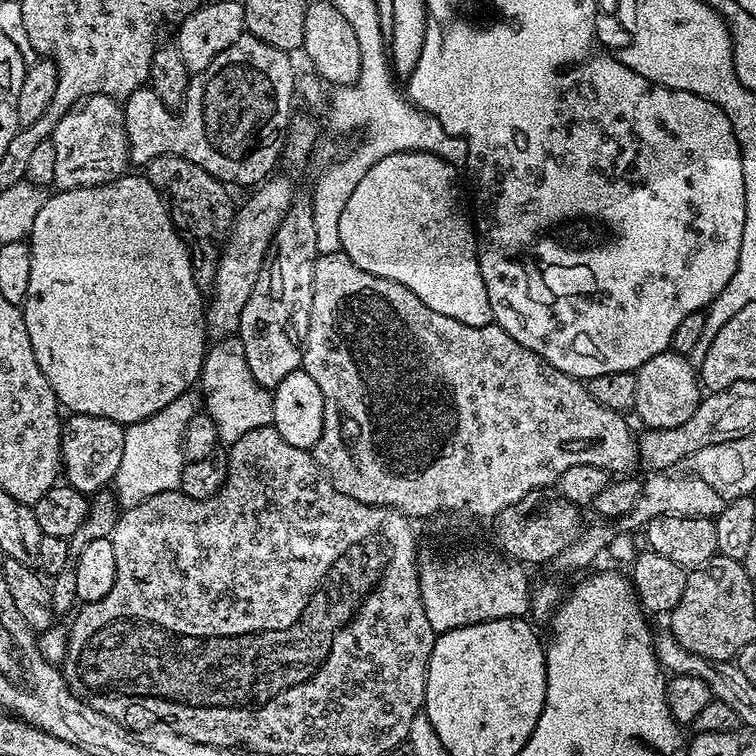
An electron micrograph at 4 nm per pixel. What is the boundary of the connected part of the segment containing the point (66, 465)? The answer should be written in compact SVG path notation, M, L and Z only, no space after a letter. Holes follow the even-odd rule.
M71 413L63 421L60 430L60 458L63 464L63 479L74 490L93 494L107 489L122 466L122 446L125 425L110 418L98 418L92 414ZM69 419L69 420L68 420Z

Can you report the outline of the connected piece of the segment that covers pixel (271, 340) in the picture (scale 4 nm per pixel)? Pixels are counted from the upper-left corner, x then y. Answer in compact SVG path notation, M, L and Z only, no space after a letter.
M296 202L274 230L261 273L242 309L238 331L250 374L269 390L304 363L304 339L310 326L317 255L312 205Z

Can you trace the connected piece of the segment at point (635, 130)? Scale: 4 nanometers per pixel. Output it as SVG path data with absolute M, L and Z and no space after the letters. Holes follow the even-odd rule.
M512 32L512 56L508 56L508 60L500 60L500 64L508 64L508 68L488 68L488 72L492 72L492 80L500 80L500 88L492 88L492 96L488 96L488 100L492 100L492 104L476 104L476 108L472 108L472 124L468 124L468 120L460 120L460 124L443 126L447 133L464 137L467 142L468 160L476 160L476 164L504 164L504 168L508 168L508 164L516 164L516 168L512 168L512 172L508 172L508 176L504 176L504 180L500 180L500 184L488 184L488 188L484 188L484 184L480 184L479 190L474 192L474 199L476 199L474 227L478 241L476 257L480 260L482 282L486 282L486 294L490 298L492 319L498 327L506 330L506 334L510 334L510 338L514 338L514 342L522 342L522 346L526 346L526 350L534 350L534 354L538 354L543 360L550 362L550 366L570 374L578 381L593 380L598 378L598 374L635 372L646 362L650 362L650 358L669 351L674 338L674 330L678 330L678 322L682 322L682 318L686 318L686 314L704 312L708 305L714 302L714 298L718 298L718 294L722 294L722 290L726 290L726 282L730 282L730 278L734 278L738 250L742 250L742 226L746 226L746 186L742 178L742 154L738 142L734 138L730 118L726 118L726 114L722 114L722 110L718 110L718 106L714 106L714 102L710 102L698 94L690 94L686 90L664 88L660 84L642 78L642 74L634 74L634 70L630 70L619 59L606 57L603 54L592 54L579 67L572 70L572 84L576 84L576 88L580 88L580 96L572 96L572 100L568 100L568 108L548 108L548 128L544 128L544 124L540 124L540 128L536 128L536 124L532 124L532 128L524 128L524 144L528 144L528 148L524 148L524 152L528 152L528 160L544 160L544 164L524 164L524 152L520 152L520 116L524 116L524 112L536 112L536 104L540 104L540 108L544 108L544 104L556 104L556 100L548 100L548 96L552 96L552 84L548 84L548 80L552 80L552 76L556 76L564 70L560 65L560 48L556 48L556 40L552 40L552 36L544 36L544 40L540 40L540 36L532 36L532 32L528 32L528 36L520 36L520 32ZM596 96L600 96L600 124L592 124L592 116L596 116ZM568 120L572 120L572 124L584 124L584 120L588 120L588 124L592 124L592 140L568 140ZM524 168L556 168L556 172L524 172Z

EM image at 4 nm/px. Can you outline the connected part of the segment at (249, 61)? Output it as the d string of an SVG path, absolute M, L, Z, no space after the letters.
M245 34L217 54L214 62L206 66L206 70L195 73L189 79L186 98L178 114L173 114L164 107L162 98L154 94L152 87L139 88L126 97L122 104L129 161L133 165L147 166L159 156L177 156L194 162L194 166L206 170L206 174L220 180L225 186L261 185L277 171L276 163L281 163L284 138L294 116L292 100L294 101L298 72L292 69L292 60L289 53Z

